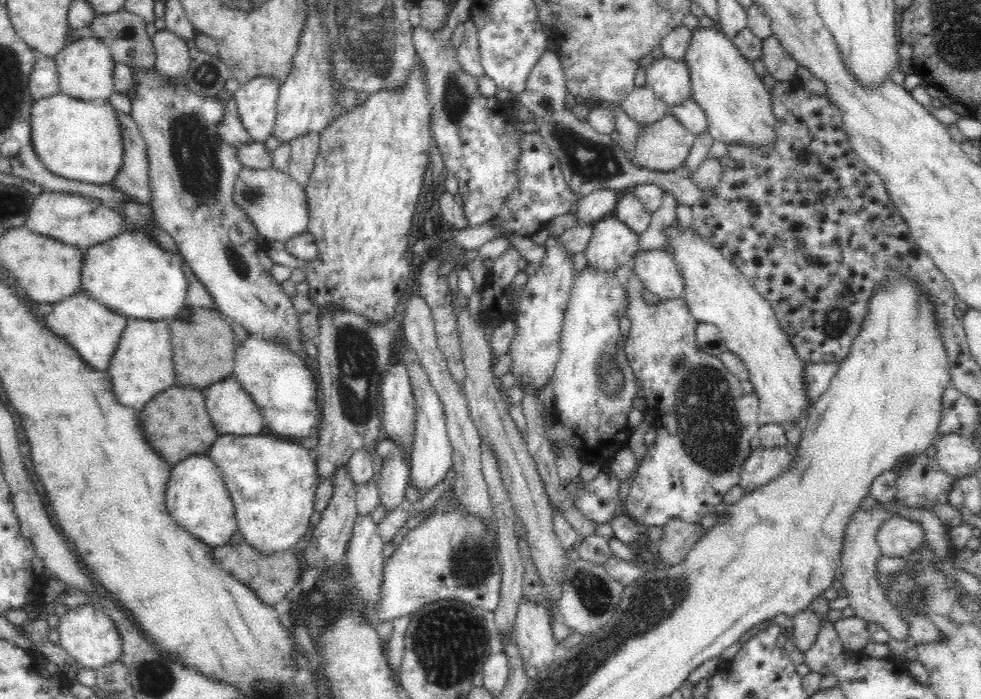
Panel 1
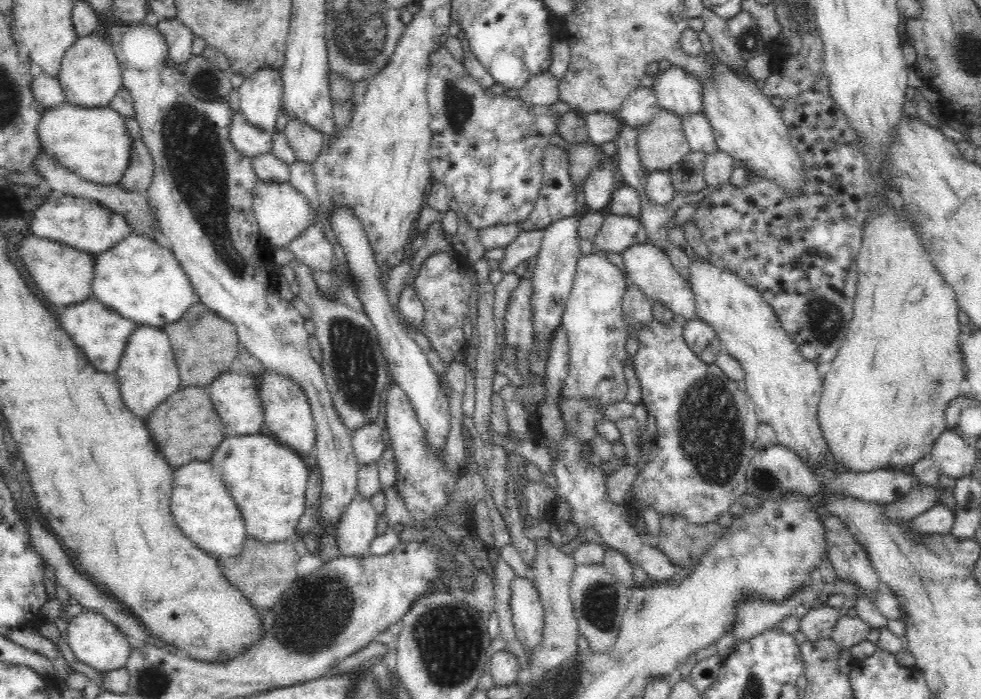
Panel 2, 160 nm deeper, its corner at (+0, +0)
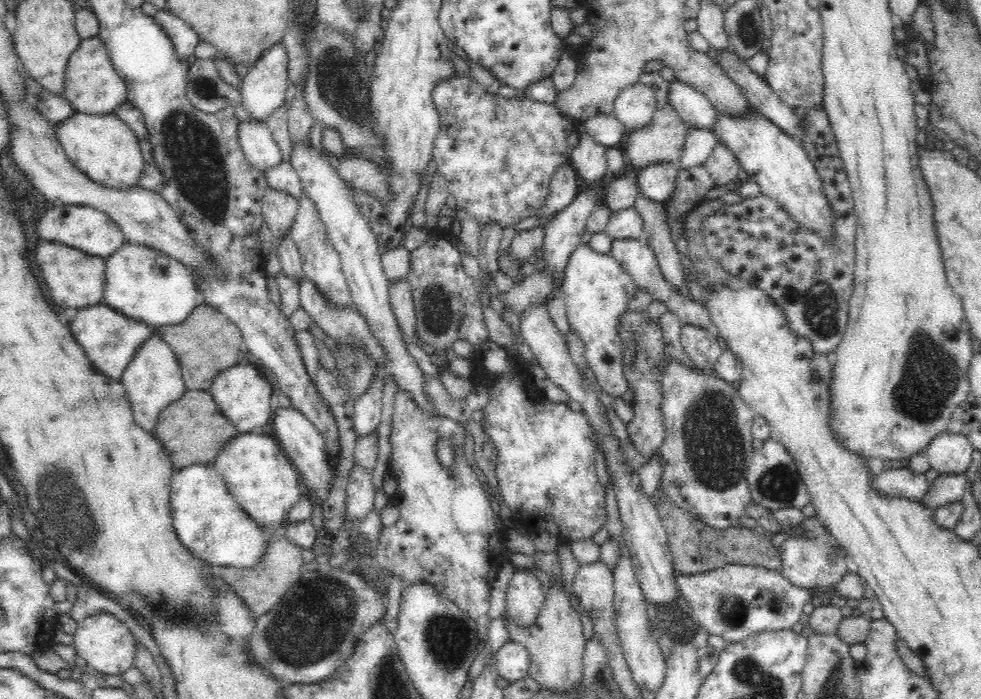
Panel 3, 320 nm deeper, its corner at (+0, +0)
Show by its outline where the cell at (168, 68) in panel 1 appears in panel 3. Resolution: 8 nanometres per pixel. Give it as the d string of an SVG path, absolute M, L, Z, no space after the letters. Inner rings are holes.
M166 9L157 10L153 15L155 21L167 32L180 61L195 55L200 42L198 33L181 18Z

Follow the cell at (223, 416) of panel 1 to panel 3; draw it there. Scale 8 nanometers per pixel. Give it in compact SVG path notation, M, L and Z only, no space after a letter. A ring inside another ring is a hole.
M235 364L215 376L212 384L212 396L218 404L222 414L236 427L238 433L252 432L260 426L270 426L274 410L270 407L272 402L273 386L270 375L264 371L259 364Z

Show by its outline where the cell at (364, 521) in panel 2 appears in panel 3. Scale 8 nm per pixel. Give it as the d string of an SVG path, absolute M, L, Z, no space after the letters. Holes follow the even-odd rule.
M354 464L347 480L345 518L363 521L374 508L375 490L372 471Z

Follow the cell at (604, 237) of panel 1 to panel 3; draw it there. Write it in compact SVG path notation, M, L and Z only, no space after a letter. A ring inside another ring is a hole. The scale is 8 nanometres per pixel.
M634 206L614 211L609 218L605 233L612 239L643 239L643 216Z

